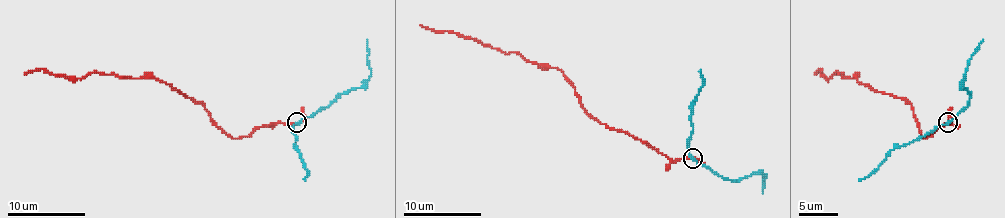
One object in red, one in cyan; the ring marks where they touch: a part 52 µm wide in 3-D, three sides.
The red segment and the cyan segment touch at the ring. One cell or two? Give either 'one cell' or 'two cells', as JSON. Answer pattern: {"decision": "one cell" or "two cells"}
{"decision": "two cells"}

